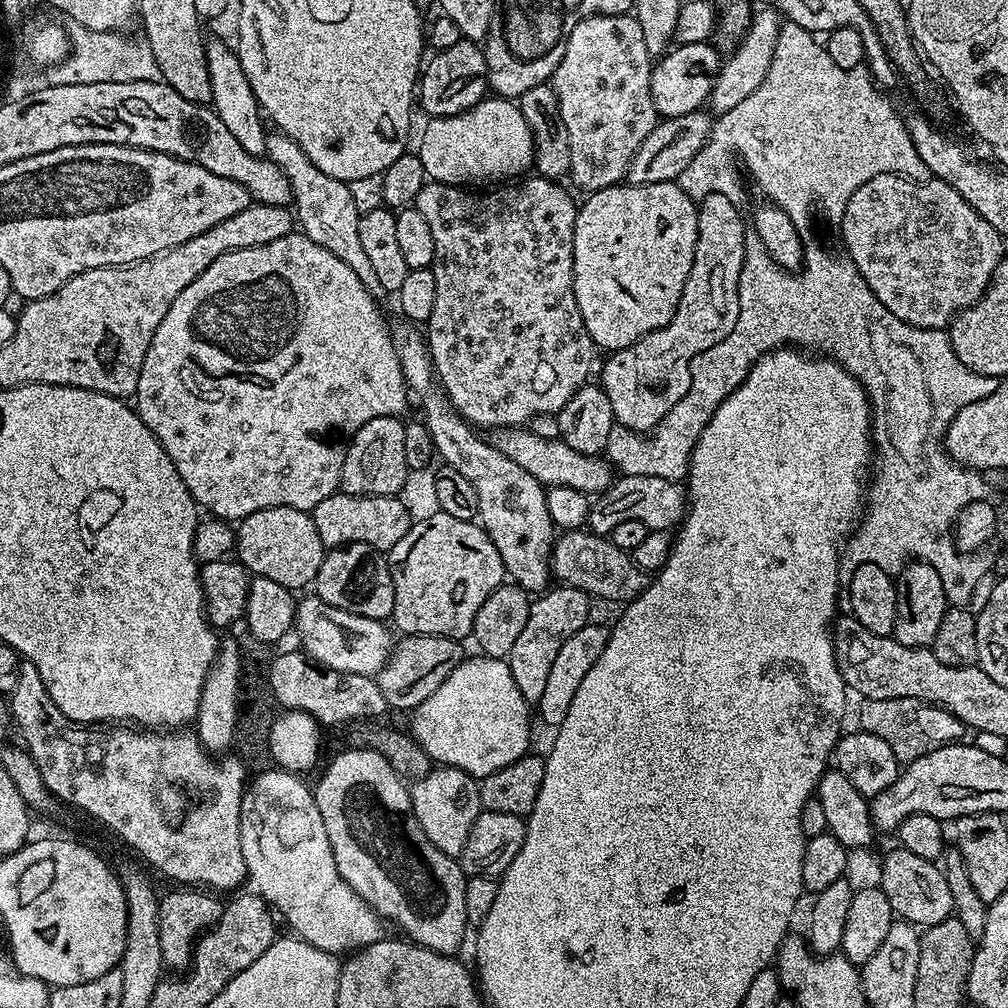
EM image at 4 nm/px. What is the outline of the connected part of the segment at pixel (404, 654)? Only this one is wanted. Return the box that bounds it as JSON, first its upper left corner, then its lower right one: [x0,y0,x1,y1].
[374,636,465,710]

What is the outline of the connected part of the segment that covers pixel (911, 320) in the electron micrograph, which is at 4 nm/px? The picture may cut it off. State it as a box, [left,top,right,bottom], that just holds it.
[838,174,1006,329]

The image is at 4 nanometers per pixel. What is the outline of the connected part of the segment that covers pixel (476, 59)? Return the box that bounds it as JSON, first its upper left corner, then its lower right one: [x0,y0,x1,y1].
[418,38,489,118]

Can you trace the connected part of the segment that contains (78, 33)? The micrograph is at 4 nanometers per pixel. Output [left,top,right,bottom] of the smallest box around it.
[47,23,160,84]

